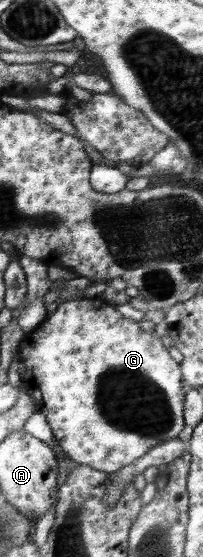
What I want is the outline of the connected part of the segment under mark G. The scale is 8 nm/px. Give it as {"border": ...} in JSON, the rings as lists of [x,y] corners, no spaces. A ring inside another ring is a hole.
{"border":[[[103,295],[95,298],[75,296],[65,299],[56,310],[48,315],[47,318],[33,332],[24,335],[18,348],[18,355],[25,372],[21,377],[21,384],[33,400],[37,403],[38,411],[45,416],[49,423],[53,436],[57,439],[59,446],[65,452],[66,457],[76,463],[95,468],[101,472],[110,473],[122,470],[123,467],[138,462],[145,452],[157,444],[167,440],[178,438],[181,428],[183,428],[183,400],[185,392],[181,390],[181,372],[179,372],[179,362],[175,366],[175,360],[169,356],[167,348],[159,342],[160,338],[155,338],[149,334],[140,324],[133,322],[131,318],[125,318],[114,305],[107,306],[107,301]]]}

